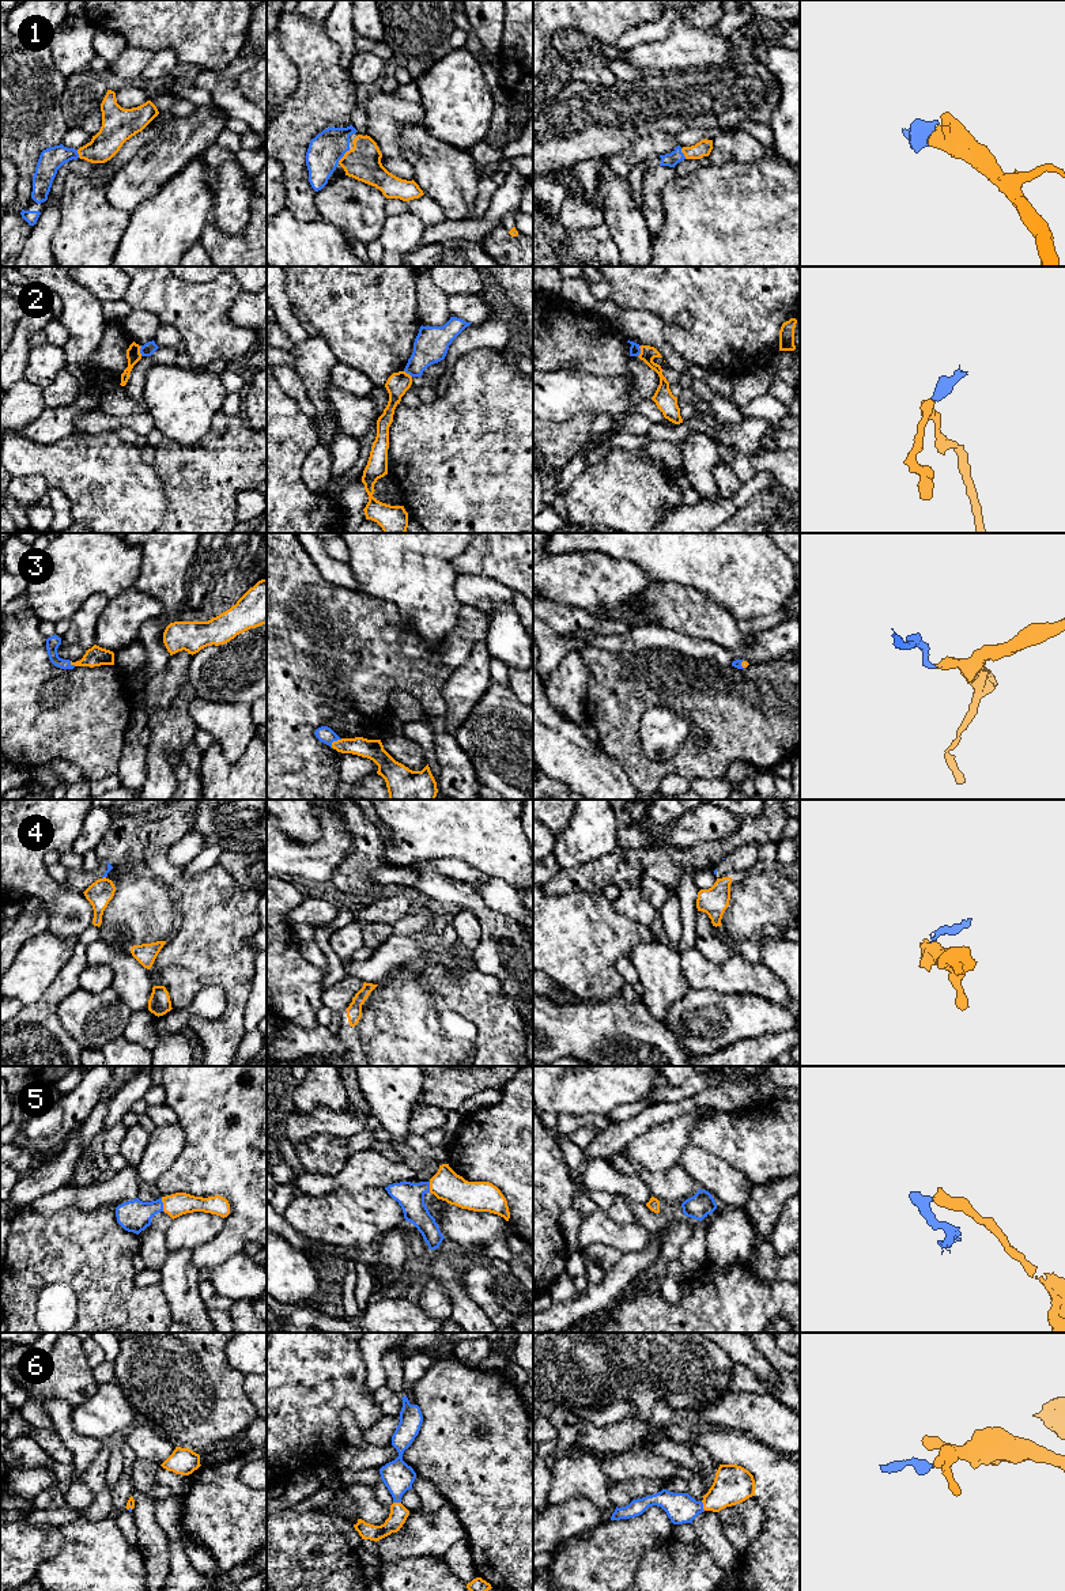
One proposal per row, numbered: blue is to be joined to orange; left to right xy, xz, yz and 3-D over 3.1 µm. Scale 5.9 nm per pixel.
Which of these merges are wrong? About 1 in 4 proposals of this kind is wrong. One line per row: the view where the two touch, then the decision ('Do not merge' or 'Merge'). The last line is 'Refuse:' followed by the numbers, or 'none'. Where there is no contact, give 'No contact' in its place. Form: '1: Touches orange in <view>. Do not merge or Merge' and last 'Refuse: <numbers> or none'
1: Touches orange in xz. Merge
2: Touches orange in yz. Do not merge
3: Touches orange in xz. Merge
4: Touches orange in xy. Do not merge
5: Touches orange in xy. Merge
6: Touches orange in yz. Merge
Refuse: 2, 4

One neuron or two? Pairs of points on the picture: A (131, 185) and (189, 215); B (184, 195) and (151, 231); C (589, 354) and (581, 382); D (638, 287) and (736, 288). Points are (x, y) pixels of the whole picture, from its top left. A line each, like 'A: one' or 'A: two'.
A: two
B: one
C: two
D: one

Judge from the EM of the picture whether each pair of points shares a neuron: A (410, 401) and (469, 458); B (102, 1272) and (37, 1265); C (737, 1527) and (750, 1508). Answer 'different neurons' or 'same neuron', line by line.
A: different neurons
B: same neuron
C: same neuron

